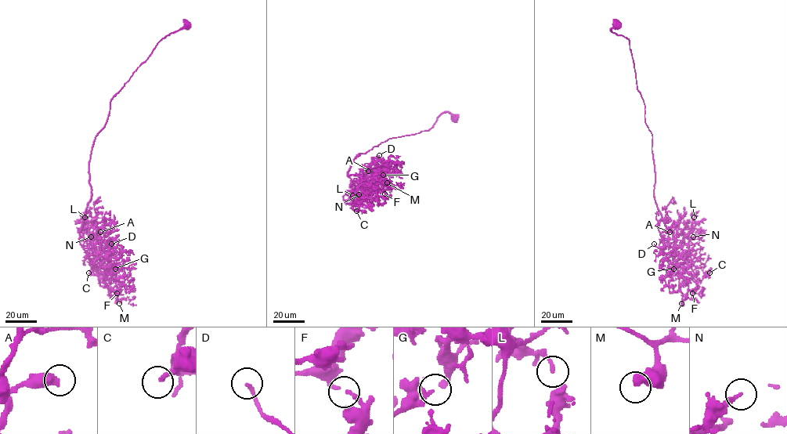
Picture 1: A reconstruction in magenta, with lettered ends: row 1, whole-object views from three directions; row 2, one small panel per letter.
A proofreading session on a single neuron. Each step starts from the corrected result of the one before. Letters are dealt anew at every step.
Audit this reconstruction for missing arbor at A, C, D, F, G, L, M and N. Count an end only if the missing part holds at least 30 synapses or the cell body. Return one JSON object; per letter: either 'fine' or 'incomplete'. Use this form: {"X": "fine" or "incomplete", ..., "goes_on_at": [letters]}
{"A": "incomplete", "C": "fine", "D": "incomplete", "F": "fine", "G": "fine", "L": "fine", "M": "fine", "N": "incomplete", "goes_on_at": ["A", "D", "N"]}

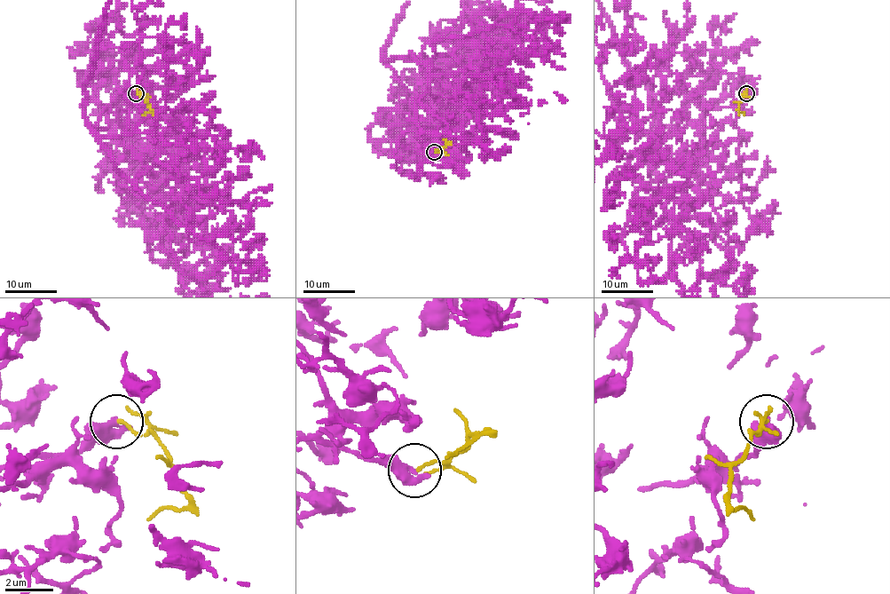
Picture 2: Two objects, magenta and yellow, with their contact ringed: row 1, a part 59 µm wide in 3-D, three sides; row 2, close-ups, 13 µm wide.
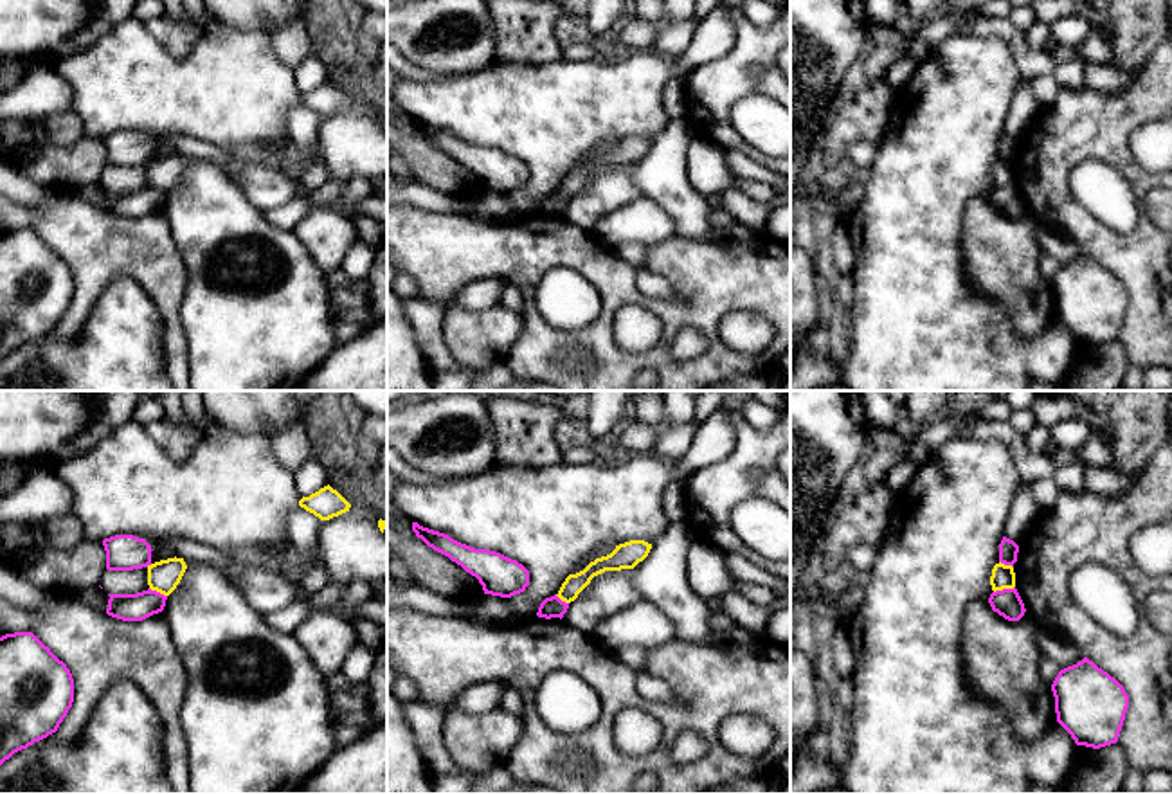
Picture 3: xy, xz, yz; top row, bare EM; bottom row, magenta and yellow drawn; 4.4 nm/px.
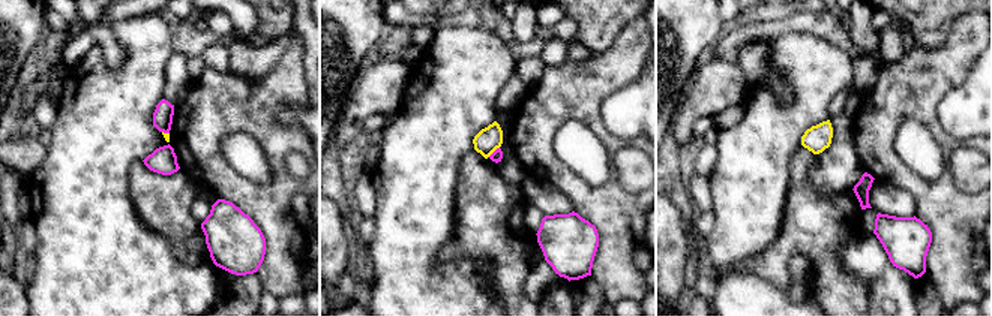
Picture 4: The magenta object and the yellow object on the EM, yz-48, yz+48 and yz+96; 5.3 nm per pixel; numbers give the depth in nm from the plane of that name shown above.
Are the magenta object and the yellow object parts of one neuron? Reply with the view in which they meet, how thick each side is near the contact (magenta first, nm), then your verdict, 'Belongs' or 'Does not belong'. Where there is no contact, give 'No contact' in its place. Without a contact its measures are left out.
Touches magenta in yz. Thickness 120 nm (magenta) against 110 nm. Does not belong

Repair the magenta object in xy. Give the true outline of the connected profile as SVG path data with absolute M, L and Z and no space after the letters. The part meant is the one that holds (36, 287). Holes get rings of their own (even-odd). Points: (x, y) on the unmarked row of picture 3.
M32 229L0 234L0 362L56 329L74 299L74 275Z

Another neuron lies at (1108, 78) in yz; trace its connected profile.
M1086 63L1086 86L1098 92L1118 92L1136 77L1138 70L1125 70L1116 63Z

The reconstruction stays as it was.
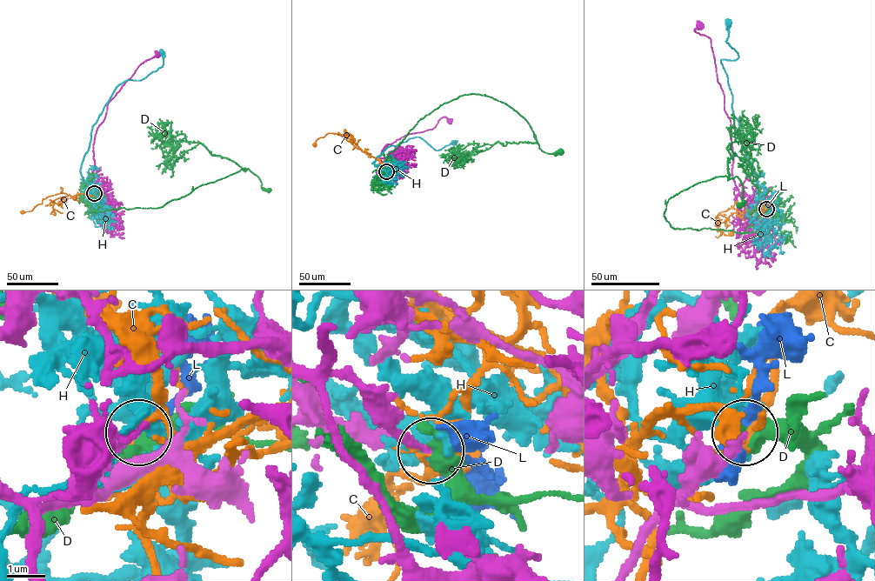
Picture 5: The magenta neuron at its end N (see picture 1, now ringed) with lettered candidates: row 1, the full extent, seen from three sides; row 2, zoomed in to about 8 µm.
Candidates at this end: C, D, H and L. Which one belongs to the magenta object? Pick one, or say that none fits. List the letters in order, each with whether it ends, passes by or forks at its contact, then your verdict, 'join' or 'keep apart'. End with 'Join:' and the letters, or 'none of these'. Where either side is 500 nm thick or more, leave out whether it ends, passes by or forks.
C: it ends; keep apart
D: it passes by; keep apart
H: it forks; keep apart
L: it passes by; join
Join: L

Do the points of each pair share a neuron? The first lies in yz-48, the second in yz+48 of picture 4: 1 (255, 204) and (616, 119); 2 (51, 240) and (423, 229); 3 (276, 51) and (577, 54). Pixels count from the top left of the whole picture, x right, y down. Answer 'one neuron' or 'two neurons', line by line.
1: two neurons
2: one neuron
3: one neuron

